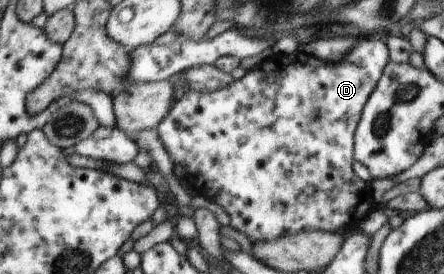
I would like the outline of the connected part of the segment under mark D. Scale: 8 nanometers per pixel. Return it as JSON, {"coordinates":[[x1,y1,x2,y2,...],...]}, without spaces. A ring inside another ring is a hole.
{"coordinates":[[376,37,372,40,361,40,339,62,326,62,297,49,289,54,267,53,266,58,261,60,257,66,247,70,243,77,233,80,229,86,225,86,221,90,214,92,189,90,183,97,176,97,174,104,154,129,172,165,179,165,183,169,183,177,189,184,191,193,218,204,228,215,229,227,241,231,251,243,274,240,285,233,296,234,305,230,335,232,337,227,347,225,347,221,357,221,357,217,361,217,359,213,363,213,363,209,371,205,371,193,367,189,367,183,363,183,351,171,351,147,354,147,353,131,355,131,361,110,369,94,373,91,383,67,389,61,389,53,384,40,376,39]]}

